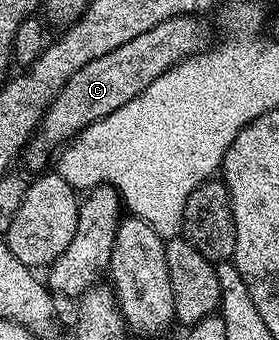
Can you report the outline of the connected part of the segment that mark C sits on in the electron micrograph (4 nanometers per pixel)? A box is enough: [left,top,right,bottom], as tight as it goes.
[24,16,211,174]

